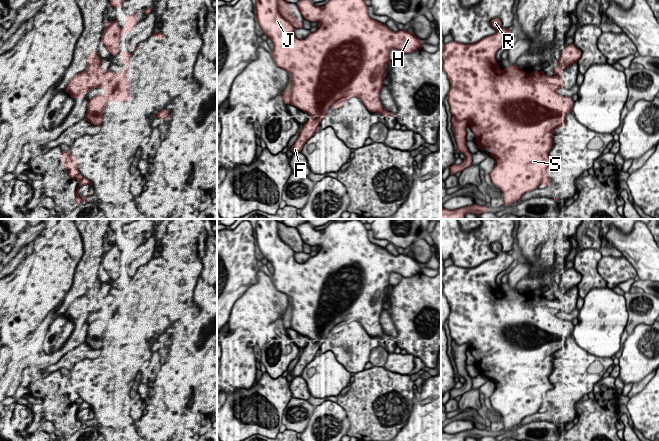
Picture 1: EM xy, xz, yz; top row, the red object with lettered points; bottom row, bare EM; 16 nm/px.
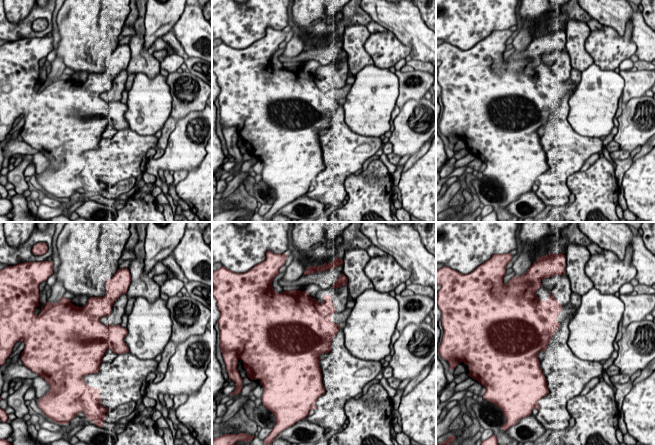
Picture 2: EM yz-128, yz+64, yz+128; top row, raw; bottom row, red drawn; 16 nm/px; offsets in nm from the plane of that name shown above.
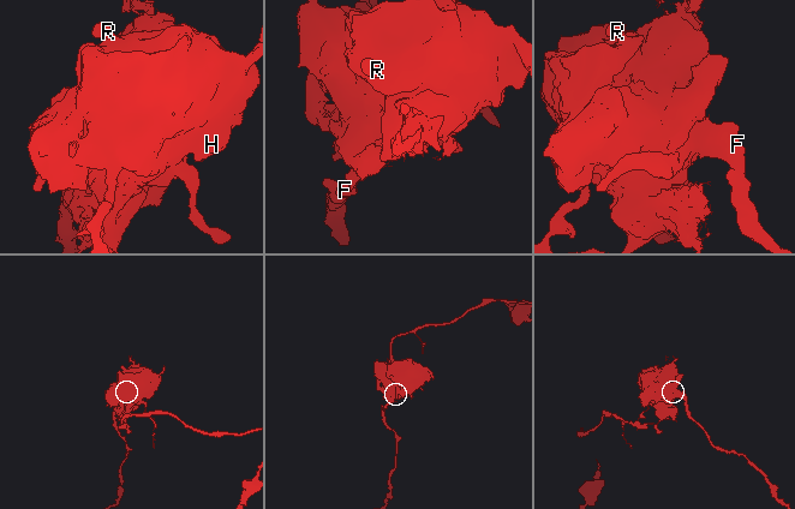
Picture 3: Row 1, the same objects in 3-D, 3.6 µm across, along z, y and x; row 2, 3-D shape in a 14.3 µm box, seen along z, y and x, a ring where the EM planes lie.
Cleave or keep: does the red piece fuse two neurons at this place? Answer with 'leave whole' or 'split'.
leave whole

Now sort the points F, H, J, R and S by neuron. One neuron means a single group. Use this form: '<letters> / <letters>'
F H J R S

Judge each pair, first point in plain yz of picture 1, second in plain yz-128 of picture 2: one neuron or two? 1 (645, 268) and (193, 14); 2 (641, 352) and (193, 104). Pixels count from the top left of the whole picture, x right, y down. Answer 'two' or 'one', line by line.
1: one
2: two

